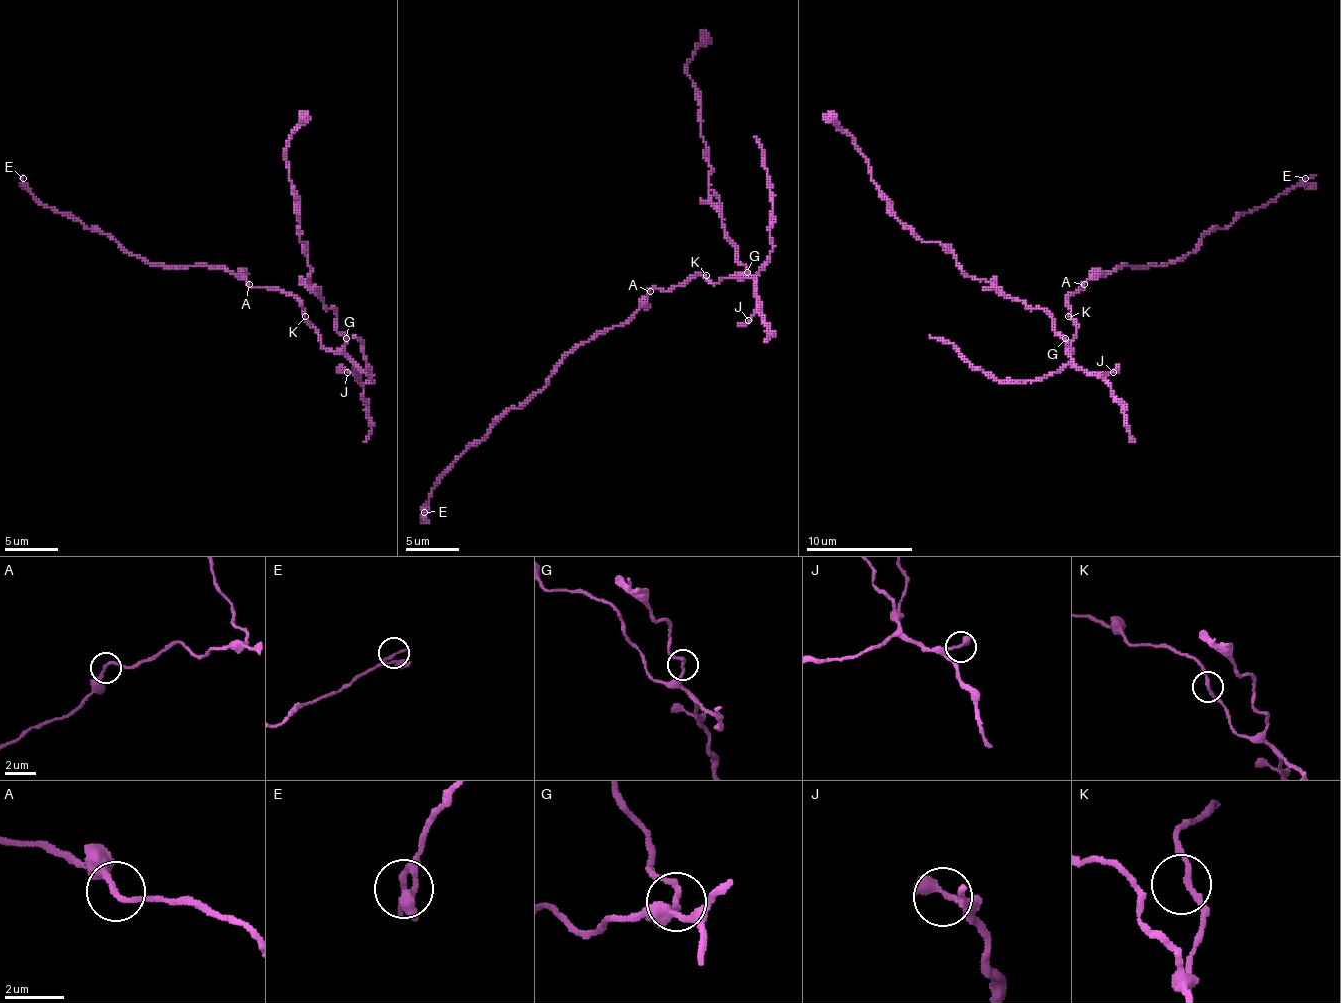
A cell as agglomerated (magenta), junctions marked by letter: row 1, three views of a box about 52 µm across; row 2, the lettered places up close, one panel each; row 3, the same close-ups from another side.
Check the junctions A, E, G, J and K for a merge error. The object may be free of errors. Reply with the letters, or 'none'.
none

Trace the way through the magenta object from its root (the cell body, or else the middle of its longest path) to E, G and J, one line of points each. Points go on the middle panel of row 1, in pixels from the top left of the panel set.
E: (706, 278), (653, 288), (623, 323), (581, 342), (541, 390), (453, 464), (424, 512)
G: (706, 278), (717, 283), (722, 278), (741, 278), (746, 273)
J: (706, 278), (711, 283), (722, 278), (751, 278), (756, 312), (748, 320)

